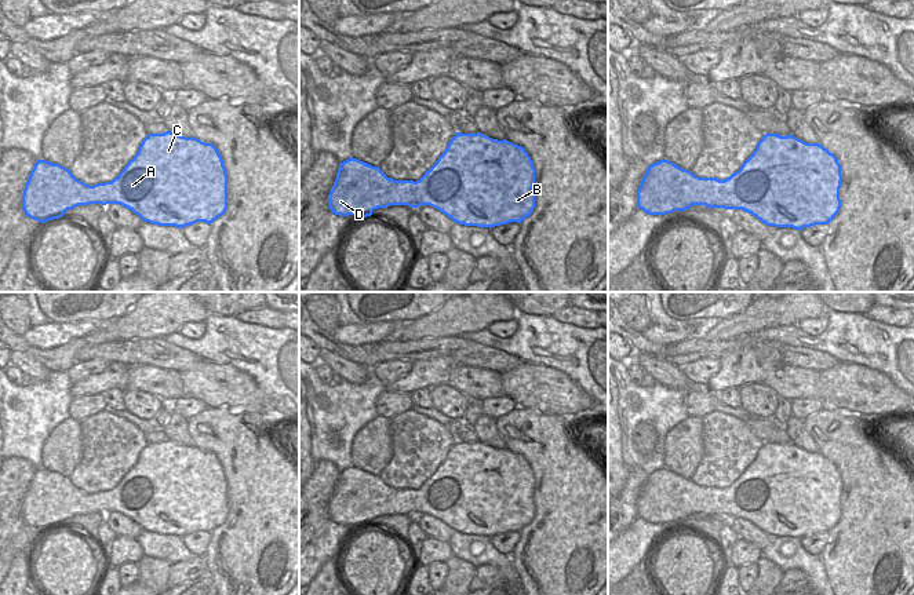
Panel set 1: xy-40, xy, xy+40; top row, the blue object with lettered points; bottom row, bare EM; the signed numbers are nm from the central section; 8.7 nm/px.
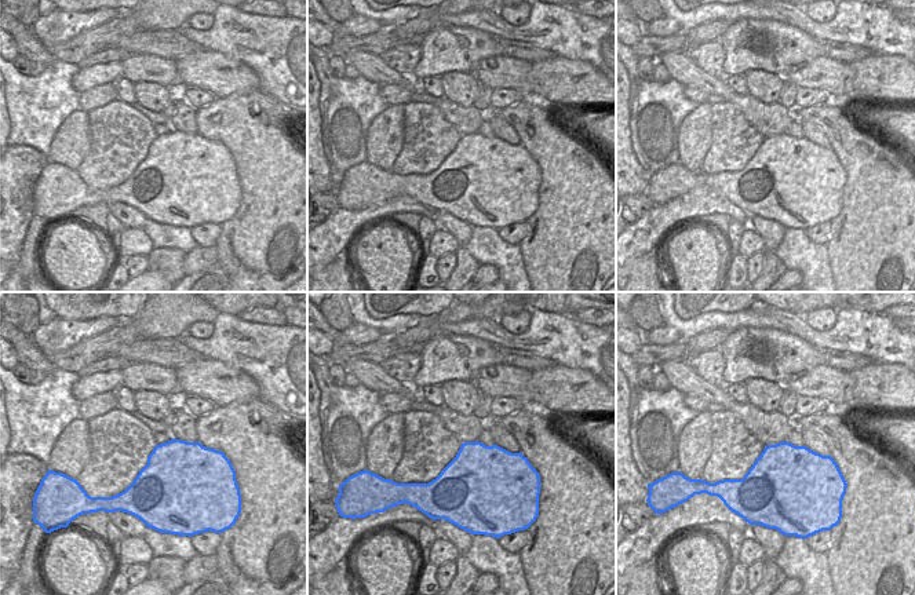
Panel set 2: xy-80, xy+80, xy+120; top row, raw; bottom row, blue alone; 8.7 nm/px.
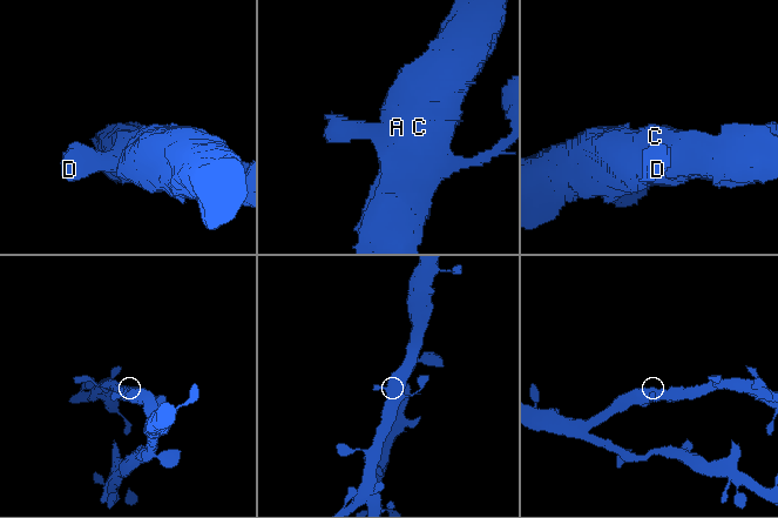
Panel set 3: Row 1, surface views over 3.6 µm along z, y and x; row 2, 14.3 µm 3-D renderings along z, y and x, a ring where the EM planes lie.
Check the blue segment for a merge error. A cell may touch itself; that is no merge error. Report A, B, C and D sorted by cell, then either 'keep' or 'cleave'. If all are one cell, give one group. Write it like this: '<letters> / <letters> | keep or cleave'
A B C D | keep

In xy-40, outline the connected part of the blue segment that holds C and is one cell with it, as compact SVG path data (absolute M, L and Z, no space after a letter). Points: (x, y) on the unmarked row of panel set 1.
M171 439L149 442L138 461L112 490L90 494L76 488L70 478L37 468L22 504L26 525L41 533L59 528L68 518L90 512L120 512L143 530L159 534L186 536L197 530L211 533L227 518L227 483L223 468L212 452Z

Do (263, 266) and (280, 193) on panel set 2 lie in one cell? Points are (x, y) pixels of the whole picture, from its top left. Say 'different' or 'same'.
same

